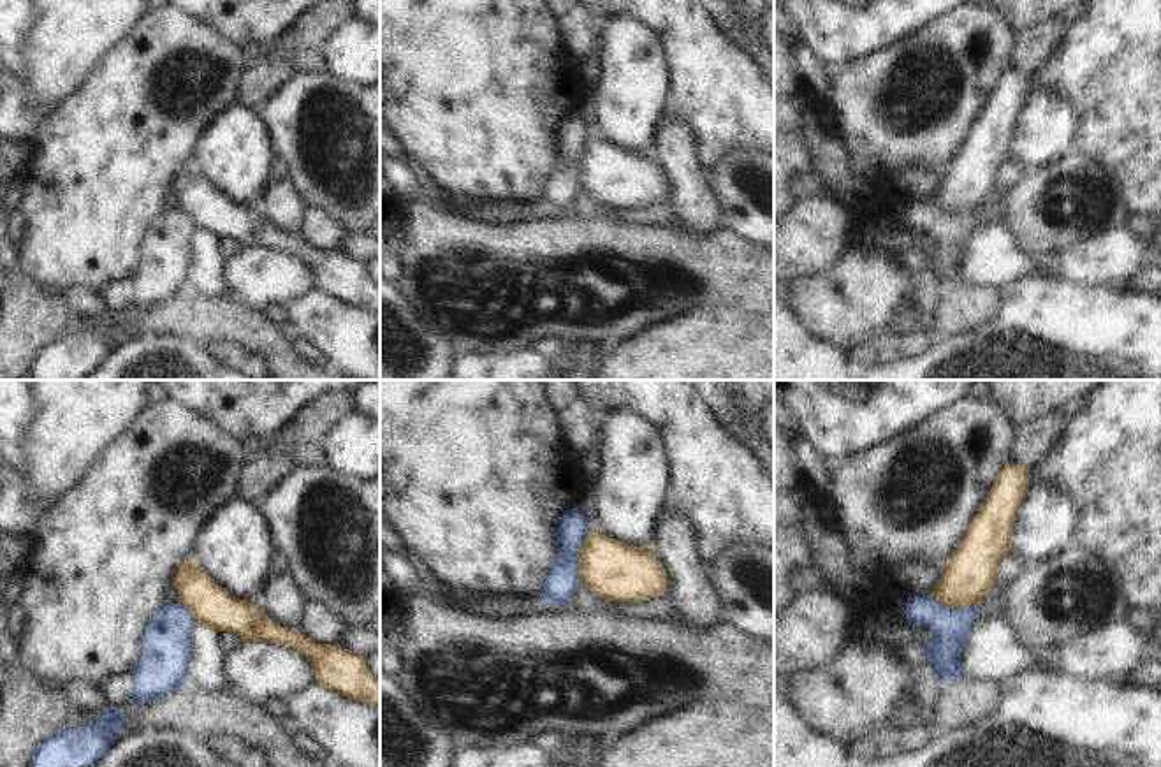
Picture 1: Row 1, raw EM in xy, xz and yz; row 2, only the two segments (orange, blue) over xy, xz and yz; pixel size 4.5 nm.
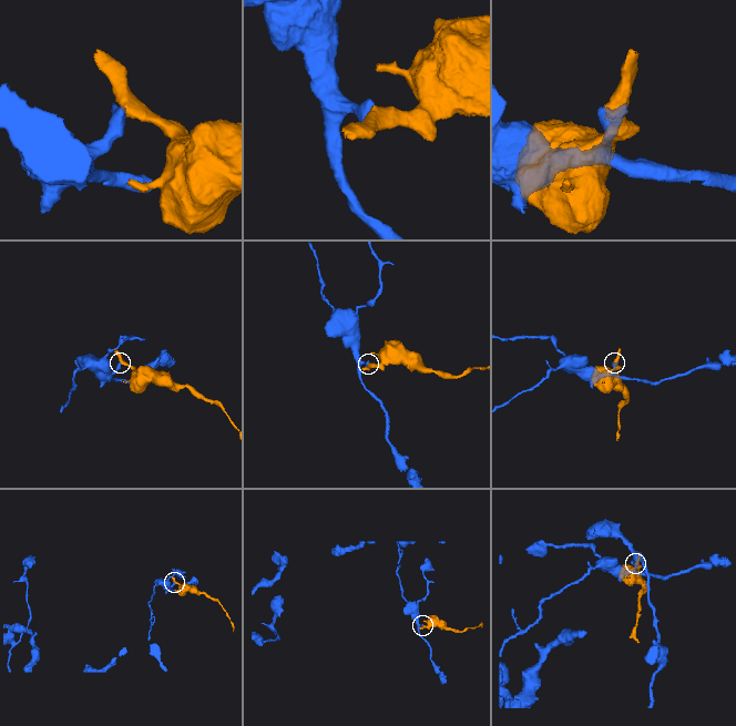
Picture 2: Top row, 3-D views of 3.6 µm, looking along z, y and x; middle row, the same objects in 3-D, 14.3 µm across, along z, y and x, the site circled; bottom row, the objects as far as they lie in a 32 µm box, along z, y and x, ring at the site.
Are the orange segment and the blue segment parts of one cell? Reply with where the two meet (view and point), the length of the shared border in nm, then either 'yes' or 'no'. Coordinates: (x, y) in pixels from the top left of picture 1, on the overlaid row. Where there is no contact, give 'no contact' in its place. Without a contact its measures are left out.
contact xz (577, 558); length 260 nm; no

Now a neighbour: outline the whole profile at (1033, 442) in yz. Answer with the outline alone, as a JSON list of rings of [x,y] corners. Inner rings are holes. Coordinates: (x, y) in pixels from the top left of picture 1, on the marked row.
[[[1062,412],[1050,413],[1031,424],[1019,427],[1011,461],[1024,464],[1027,473],[1033,473],[1052,452],[1061,440],[1068,419]]]

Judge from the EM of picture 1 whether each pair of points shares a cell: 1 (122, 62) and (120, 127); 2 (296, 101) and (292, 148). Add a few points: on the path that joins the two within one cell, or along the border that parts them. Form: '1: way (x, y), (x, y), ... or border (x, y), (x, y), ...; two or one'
1: way (122, 78), (122, 111); one
2: way (296, 113), (296, 136); one

